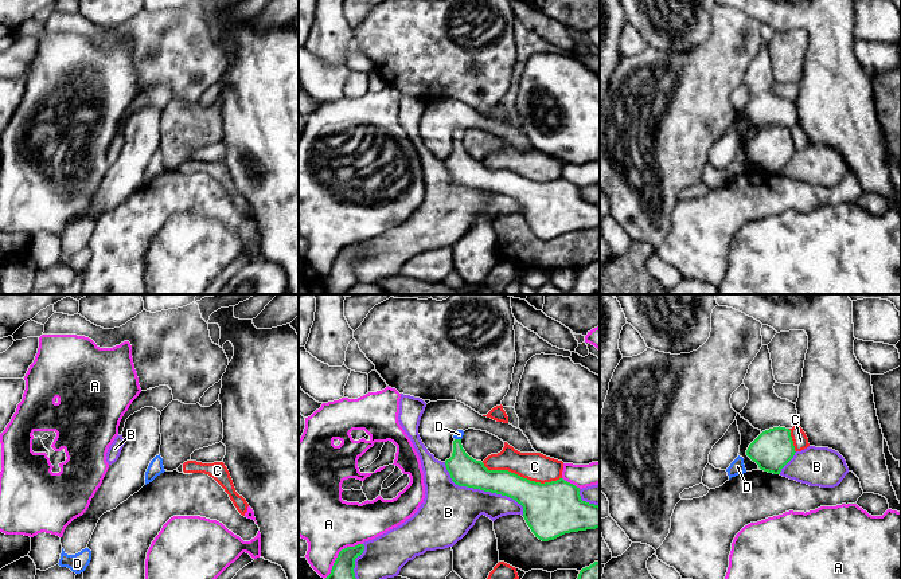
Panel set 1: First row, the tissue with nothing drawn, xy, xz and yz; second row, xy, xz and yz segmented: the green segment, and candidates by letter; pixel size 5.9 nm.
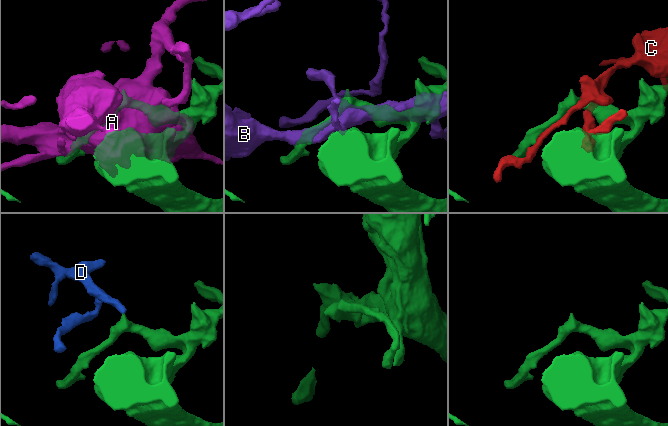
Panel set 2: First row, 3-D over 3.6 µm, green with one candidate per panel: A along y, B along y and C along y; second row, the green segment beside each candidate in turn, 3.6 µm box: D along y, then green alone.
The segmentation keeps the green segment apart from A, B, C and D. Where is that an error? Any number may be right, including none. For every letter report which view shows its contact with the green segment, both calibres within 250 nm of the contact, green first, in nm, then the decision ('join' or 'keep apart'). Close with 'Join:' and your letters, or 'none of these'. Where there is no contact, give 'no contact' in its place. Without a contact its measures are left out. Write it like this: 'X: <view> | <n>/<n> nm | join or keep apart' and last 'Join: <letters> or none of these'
A: xz | 160/340 nm | keep apart
B: xz | 180/320 nm | keep apart
C: xz | 320/170 nm | keep apart
D: xz | 180/50 nm | join
Join: D

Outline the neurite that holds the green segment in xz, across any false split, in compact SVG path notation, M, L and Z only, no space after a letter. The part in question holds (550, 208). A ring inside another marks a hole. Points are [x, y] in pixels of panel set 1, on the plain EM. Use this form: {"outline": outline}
{"outline": "M463 129L455 132L452 156L445 160L456 184L515 199L523 206L523 216L531 231L542 240L600 227L600 206L582 200L580 187L563 177L541 183L508 169L488 169L481 160L465 152L463 134Z"}

